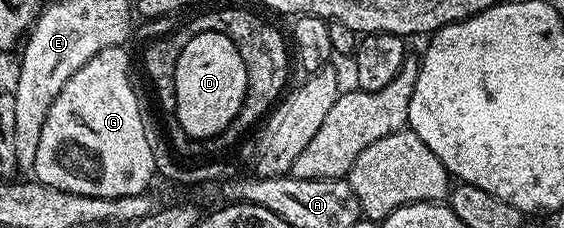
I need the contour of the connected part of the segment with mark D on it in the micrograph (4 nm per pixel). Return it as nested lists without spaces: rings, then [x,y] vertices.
[[[199,32],[192,36],[182,54],[176,59],[174,70],[176,87],[175,123],[186,130],[188,136],[205,140],[217,136],[238,114],[244,105],[244,95],[248,89],[246,66],[238,46],[226,34],[221,32]]]

